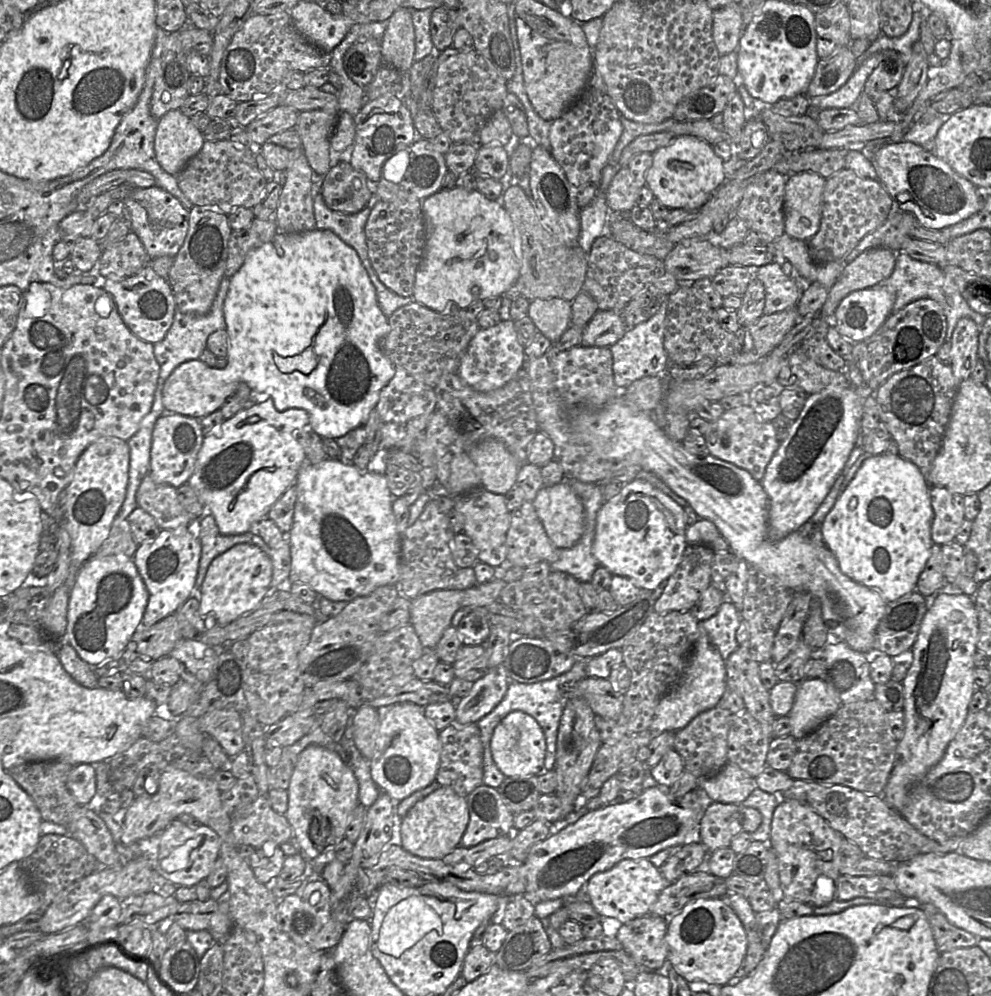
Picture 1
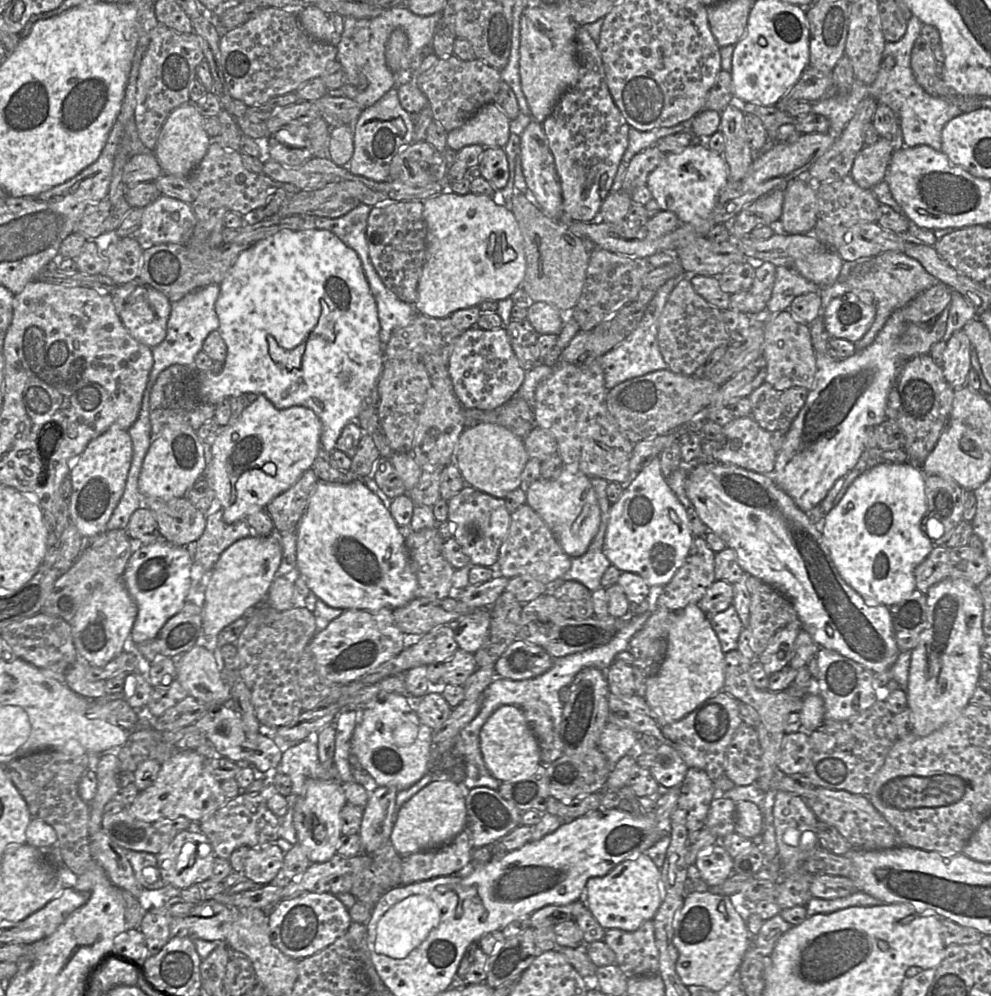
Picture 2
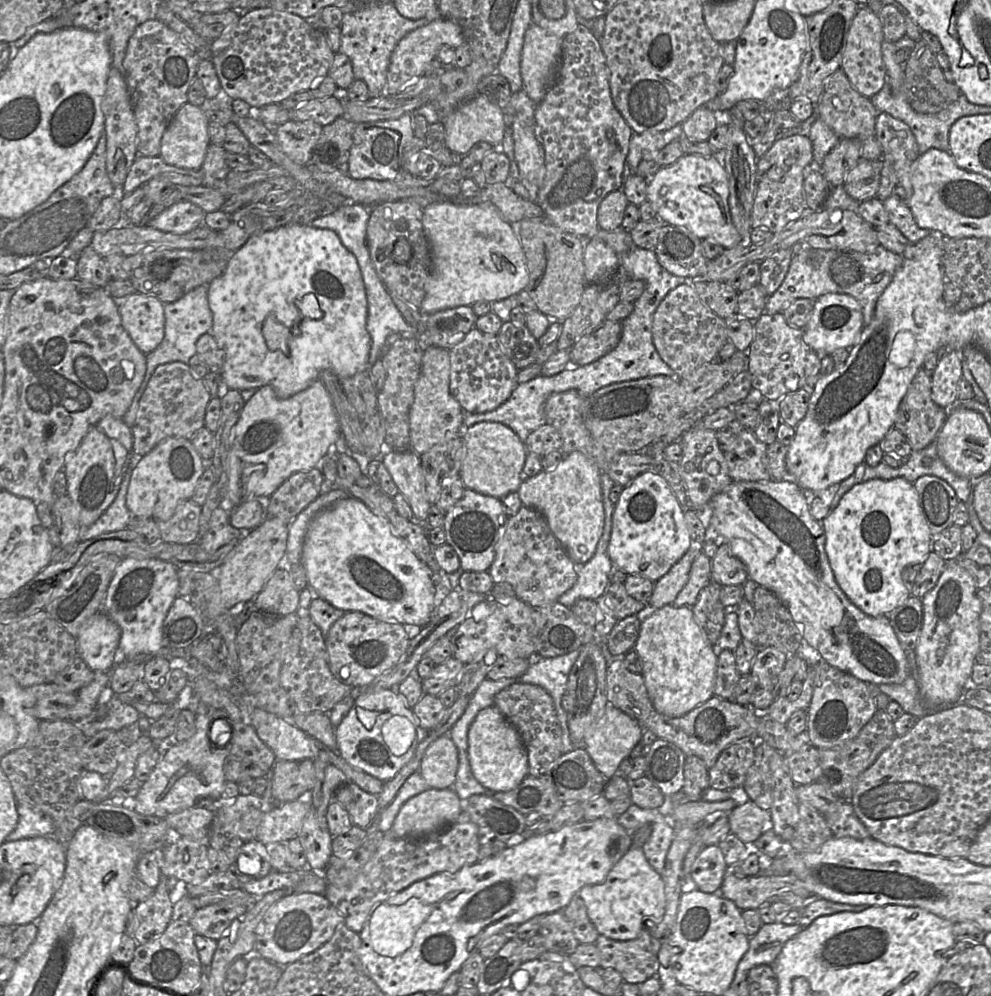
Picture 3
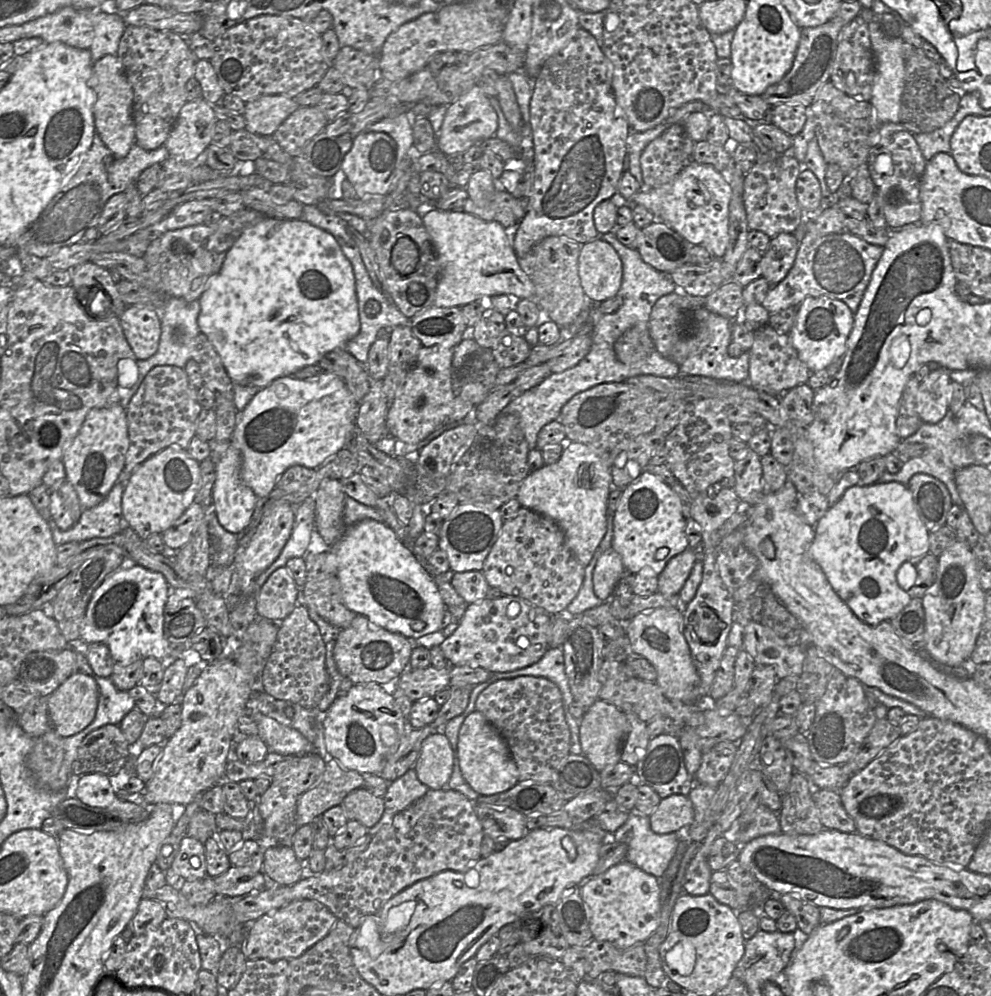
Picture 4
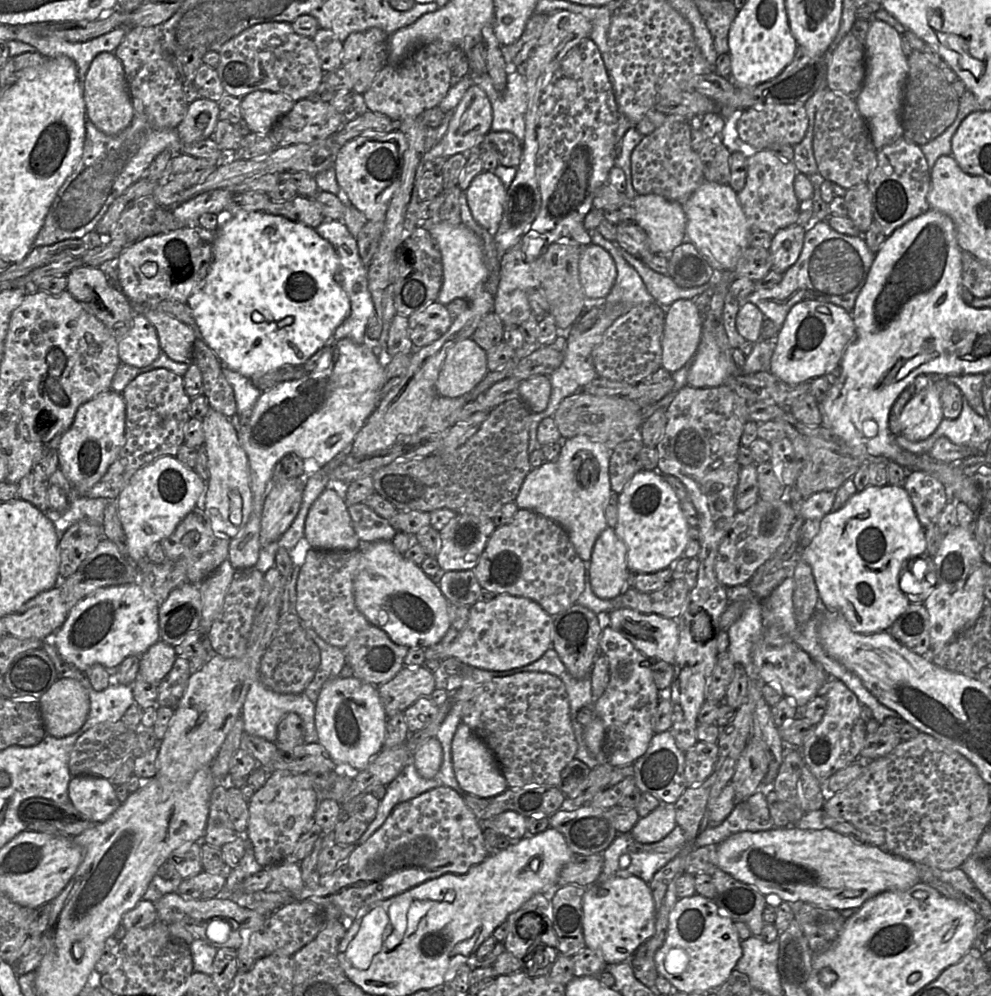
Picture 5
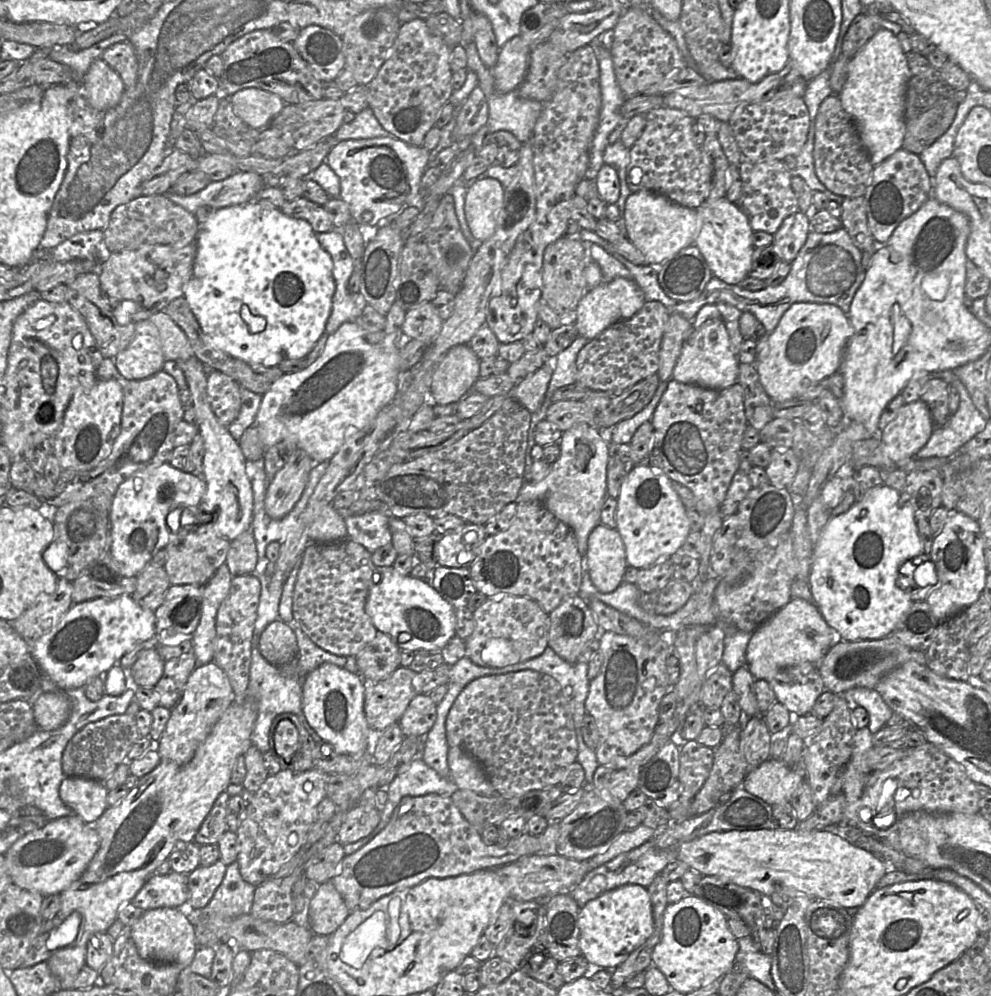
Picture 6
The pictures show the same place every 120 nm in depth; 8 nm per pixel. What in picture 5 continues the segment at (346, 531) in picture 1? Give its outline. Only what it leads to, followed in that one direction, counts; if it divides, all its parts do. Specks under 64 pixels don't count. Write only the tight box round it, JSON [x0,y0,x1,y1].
[354,541,451,648]

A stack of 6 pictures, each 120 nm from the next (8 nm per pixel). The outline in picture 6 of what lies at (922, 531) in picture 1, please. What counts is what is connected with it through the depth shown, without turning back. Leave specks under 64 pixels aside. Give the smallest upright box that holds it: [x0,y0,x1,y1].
[809,485,921,641]

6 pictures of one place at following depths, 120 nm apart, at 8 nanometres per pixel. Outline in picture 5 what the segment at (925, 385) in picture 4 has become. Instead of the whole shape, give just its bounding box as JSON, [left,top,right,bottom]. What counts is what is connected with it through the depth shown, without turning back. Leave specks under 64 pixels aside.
[900,382,944,442]

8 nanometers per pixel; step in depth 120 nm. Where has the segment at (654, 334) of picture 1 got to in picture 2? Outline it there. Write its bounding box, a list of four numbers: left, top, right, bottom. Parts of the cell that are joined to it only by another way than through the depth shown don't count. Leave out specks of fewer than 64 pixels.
[600,275,687,390]

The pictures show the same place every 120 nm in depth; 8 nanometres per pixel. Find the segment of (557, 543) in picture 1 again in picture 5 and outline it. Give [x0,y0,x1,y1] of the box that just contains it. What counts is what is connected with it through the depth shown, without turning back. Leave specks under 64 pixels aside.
[515,436,612,562]

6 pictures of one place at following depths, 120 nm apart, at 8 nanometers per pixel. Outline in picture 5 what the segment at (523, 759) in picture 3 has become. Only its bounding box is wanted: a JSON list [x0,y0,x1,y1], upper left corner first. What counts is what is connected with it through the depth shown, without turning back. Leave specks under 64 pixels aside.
[452,722,507,798]

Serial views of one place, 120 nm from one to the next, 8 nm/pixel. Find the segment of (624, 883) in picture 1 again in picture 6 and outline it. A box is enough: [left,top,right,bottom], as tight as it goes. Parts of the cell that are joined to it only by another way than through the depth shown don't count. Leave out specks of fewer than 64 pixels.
[579,884,654,970]

